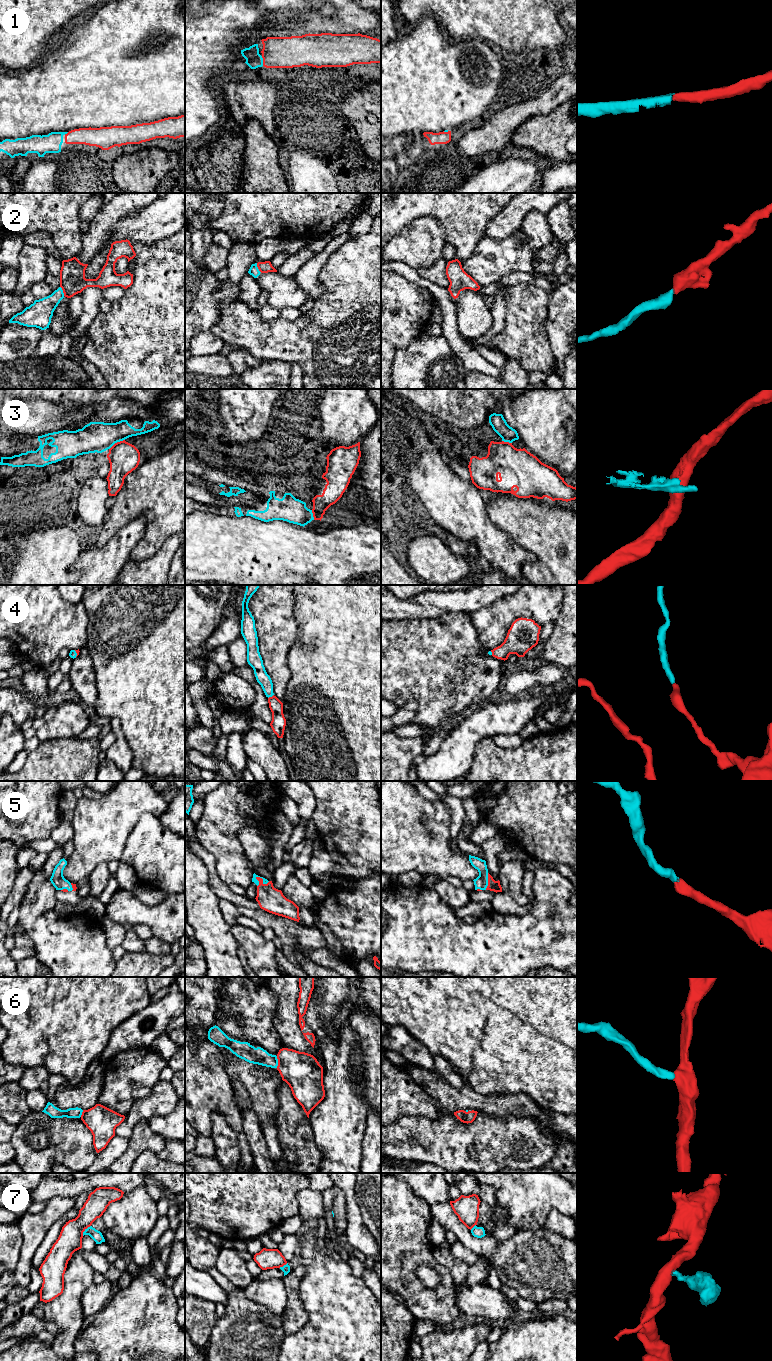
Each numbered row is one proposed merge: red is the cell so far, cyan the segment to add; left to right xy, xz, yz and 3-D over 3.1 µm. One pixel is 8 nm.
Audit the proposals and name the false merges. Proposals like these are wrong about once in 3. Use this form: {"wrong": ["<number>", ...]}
{"wrong": ["3", "7"]}

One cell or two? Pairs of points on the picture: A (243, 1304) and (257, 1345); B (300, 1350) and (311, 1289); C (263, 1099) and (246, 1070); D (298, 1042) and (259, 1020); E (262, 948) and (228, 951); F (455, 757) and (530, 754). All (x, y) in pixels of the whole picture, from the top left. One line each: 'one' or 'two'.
A: one
B: one
C: one
D: two
E: two
F: two

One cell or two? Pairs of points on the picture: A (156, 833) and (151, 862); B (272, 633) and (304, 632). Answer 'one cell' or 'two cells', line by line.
A: one cell
B: two cells

